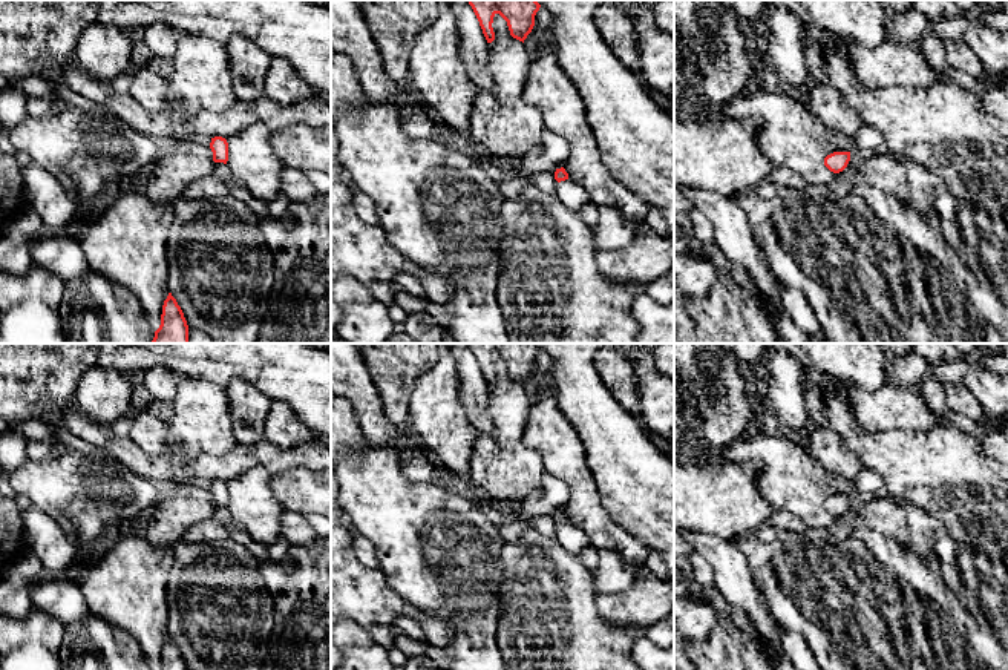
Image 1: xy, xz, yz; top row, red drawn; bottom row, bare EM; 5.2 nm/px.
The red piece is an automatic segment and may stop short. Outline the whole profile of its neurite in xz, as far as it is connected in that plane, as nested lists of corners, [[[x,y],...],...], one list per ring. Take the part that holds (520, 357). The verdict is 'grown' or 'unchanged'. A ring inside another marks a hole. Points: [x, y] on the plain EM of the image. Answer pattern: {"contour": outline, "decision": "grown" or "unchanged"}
{"contour": [[[469,343],[487,386],[495,383],[493,360],[499,357],[509,369],[510,379],[524,386],[535,369],[535,359],[541,348],[536,343]]], "decision": "unchanged"}

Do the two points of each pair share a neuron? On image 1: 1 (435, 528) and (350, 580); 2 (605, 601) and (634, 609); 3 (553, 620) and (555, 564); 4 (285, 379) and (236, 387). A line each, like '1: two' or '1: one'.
1: two
2: one
3: one
4: two

